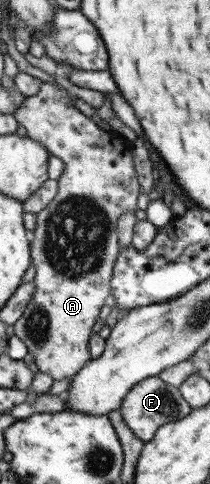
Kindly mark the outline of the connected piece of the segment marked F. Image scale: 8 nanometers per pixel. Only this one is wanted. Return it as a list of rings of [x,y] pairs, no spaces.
[[[151,377],[135,384],[123,399],[119,409],[123,412],[123,418],[125,418],[127,426],[131,428],[133,436],[137,436],[141,442],[147,443],[163,424],[172,423],[185,417],[190,411],[190,405],[178,392],[177,387],[166,384],[159,377]]]

